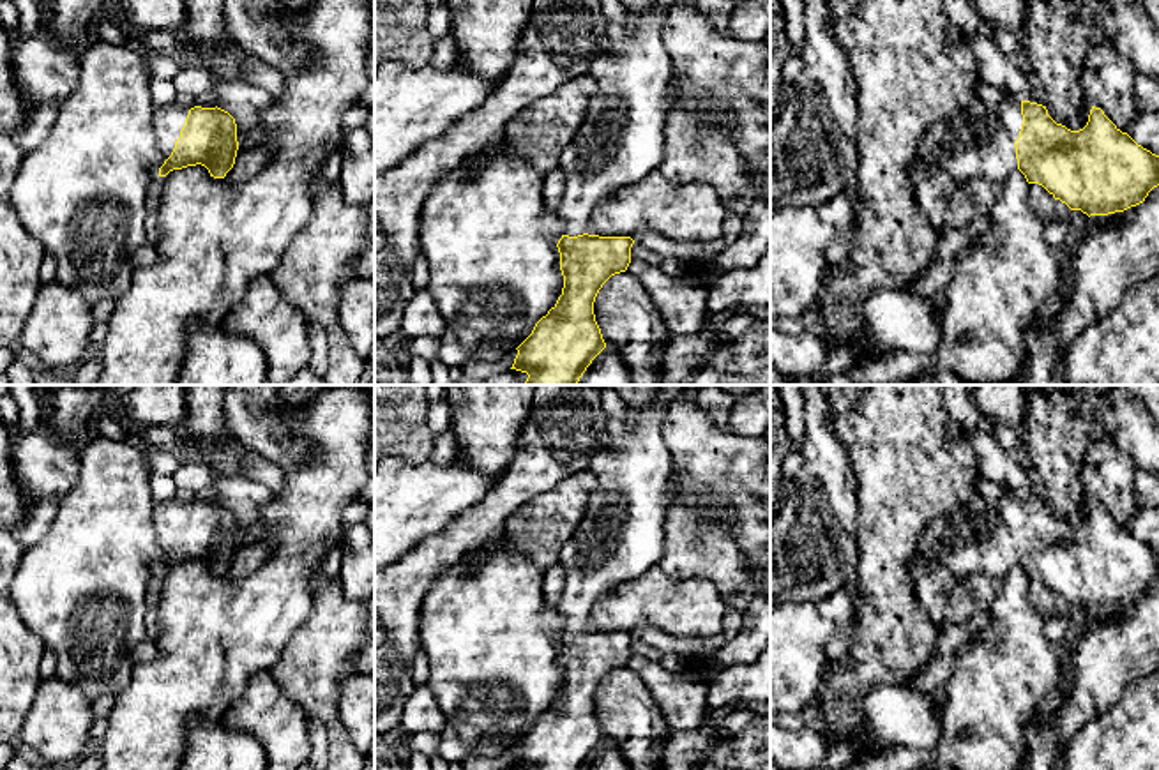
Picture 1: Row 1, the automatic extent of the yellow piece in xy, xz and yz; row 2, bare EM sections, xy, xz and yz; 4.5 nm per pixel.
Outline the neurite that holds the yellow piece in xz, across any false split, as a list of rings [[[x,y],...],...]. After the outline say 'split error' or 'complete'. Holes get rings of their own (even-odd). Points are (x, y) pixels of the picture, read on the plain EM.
[[[696,385],[659,387],[661,394],[650,406],[636,411],[627,408],[624,417],[608,419],[608,445],[590,459],[588,470],[597,482],[585,516],[560,551],[560,565],[567,572],[567,583],[557,606],[564,620],[564,630],[557,639],[564,671],[562,691],[516,744],[518,751],[511,765],[526,770],[583,770],[606,744],[595,717],[594,698],[611,671],[627,666],[634,636],[588,630],[587,623],[601,599],[617,586],[641,578],[661,560],[664,525],[673,509],[668,482],[675,472],[673,456],[663,438],[663,419],[668,403],[691,396]]]; split error

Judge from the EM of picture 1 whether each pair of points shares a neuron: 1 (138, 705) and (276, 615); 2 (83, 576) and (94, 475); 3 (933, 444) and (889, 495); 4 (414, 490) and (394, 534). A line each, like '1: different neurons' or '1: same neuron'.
1: same neuron
2: same neuron
3: same neuron
4: same neuron

